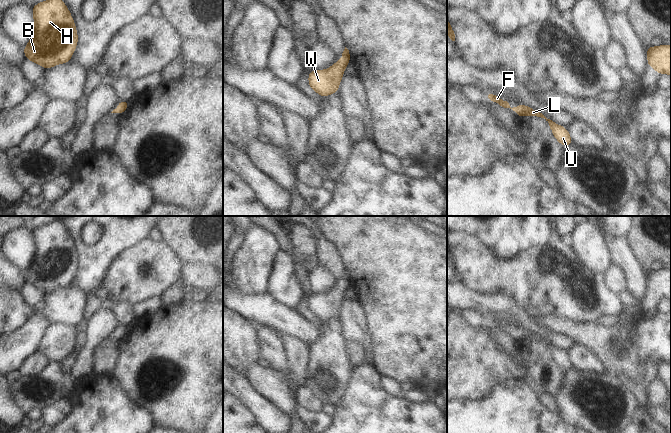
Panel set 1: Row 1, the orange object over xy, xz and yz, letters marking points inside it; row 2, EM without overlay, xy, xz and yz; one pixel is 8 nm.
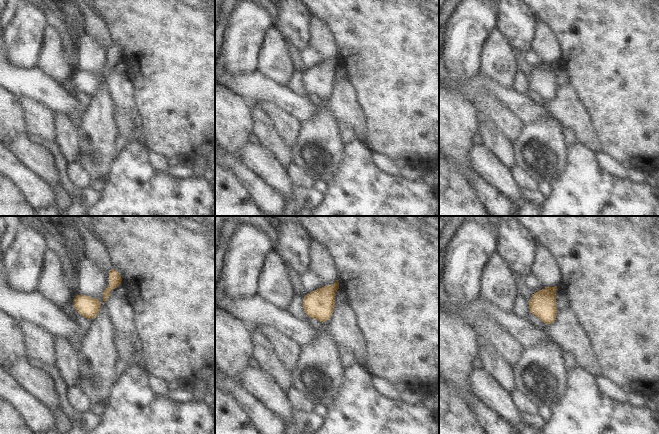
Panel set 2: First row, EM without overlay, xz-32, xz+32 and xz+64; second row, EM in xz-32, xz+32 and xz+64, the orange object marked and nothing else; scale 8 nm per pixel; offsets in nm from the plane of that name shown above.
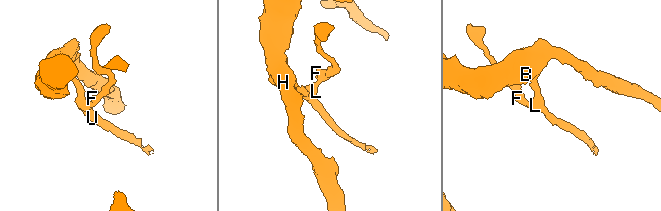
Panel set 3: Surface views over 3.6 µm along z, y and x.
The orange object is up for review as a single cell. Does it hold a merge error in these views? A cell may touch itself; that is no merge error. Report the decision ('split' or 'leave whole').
leave whole

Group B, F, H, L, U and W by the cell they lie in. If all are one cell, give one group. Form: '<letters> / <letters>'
B F H L U W

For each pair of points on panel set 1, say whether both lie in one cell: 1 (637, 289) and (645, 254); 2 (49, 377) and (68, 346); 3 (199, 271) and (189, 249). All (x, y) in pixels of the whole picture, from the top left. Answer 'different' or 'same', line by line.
1: different
2: different
3: different

